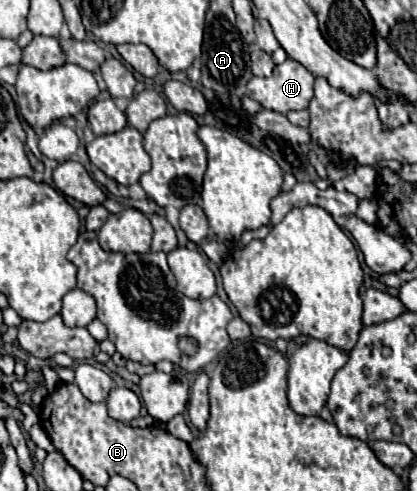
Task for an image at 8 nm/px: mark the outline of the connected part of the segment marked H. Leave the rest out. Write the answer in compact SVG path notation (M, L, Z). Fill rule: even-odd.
M294 60L278 64L268 78L250 78L248 82L250 98L258 100L266 110L290 112L308 108L314 96L314 76Z

